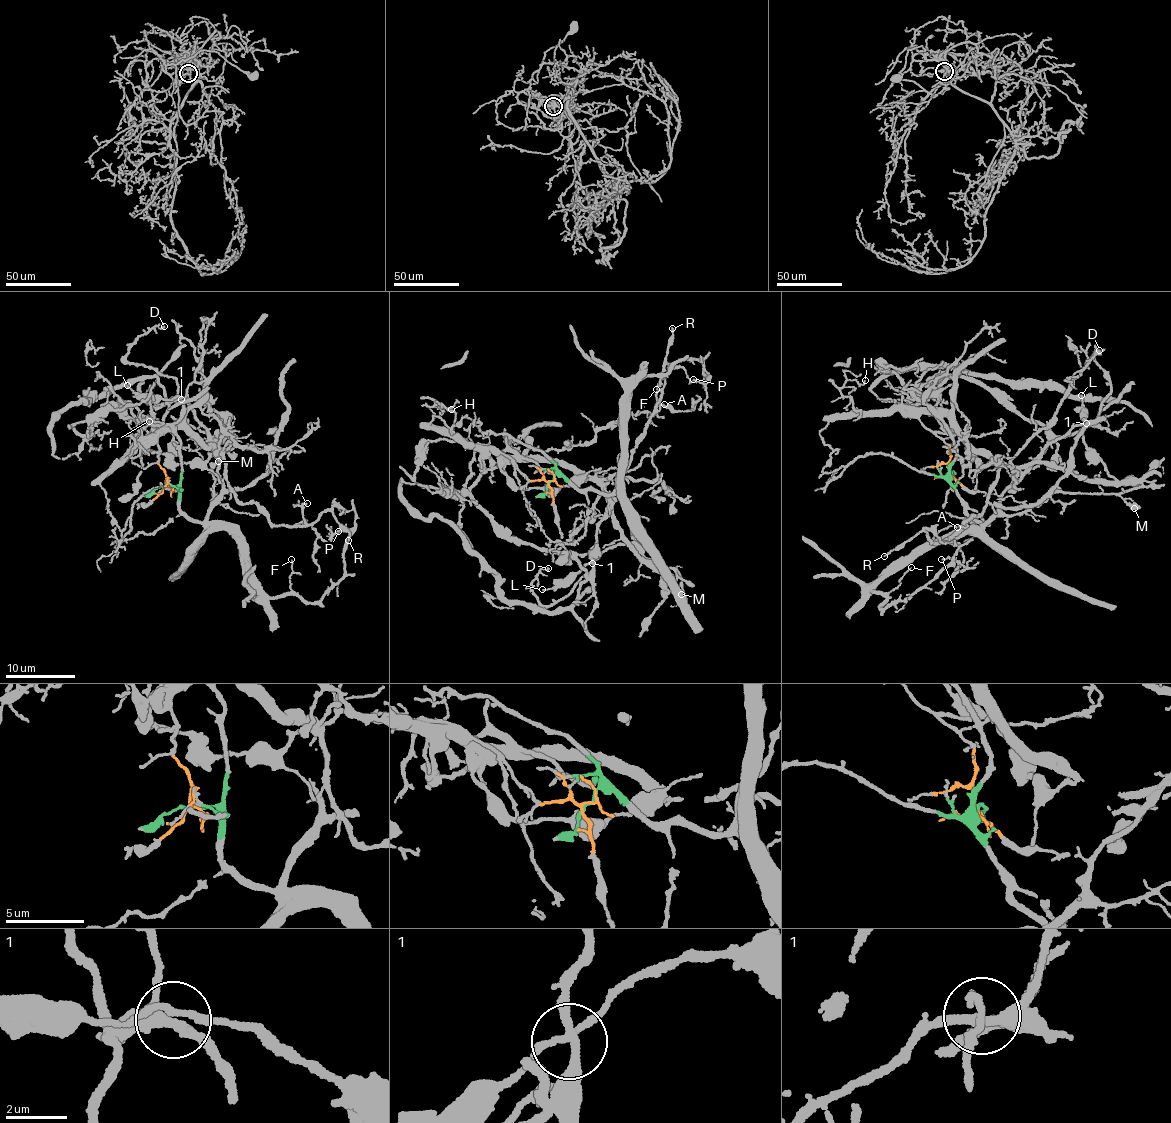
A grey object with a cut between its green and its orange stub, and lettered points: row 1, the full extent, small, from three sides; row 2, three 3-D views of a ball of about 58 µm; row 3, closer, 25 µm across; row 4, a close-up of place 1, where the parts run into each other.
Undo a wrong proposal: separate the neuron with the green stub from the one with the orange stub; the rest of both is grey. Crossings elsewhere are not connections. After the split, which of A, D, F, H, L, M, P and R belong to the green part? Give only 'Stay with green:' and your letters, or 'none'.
Stay with green: D, F, M, P

